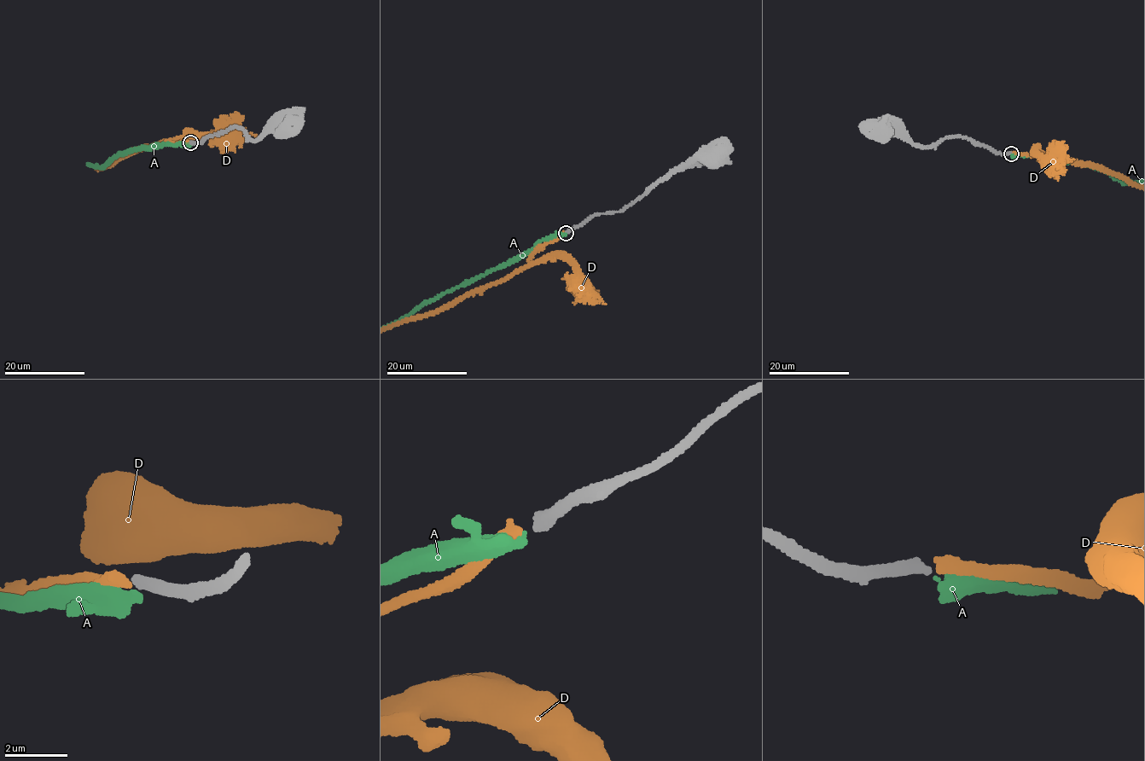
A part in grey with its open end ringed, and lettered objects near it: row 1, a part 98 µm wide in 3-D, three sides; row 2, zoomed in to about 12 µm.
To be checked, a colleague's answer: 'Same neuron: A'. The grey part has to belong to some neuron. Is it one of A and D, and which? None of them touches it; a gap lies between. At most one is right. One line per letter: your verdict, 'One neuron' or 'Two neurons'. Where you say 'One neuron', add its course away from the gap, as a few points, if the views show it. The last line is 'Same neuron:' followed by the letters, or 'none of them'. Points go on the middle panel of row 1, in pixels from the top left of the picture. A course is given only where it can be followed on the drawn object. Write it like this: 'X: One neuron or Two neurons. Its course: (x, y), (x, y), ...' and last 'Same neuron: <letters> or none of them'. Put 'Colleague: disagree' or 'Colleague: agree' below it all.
A: Two neurons
D: One neuron
Same neuron: D
Colleague: disagree

